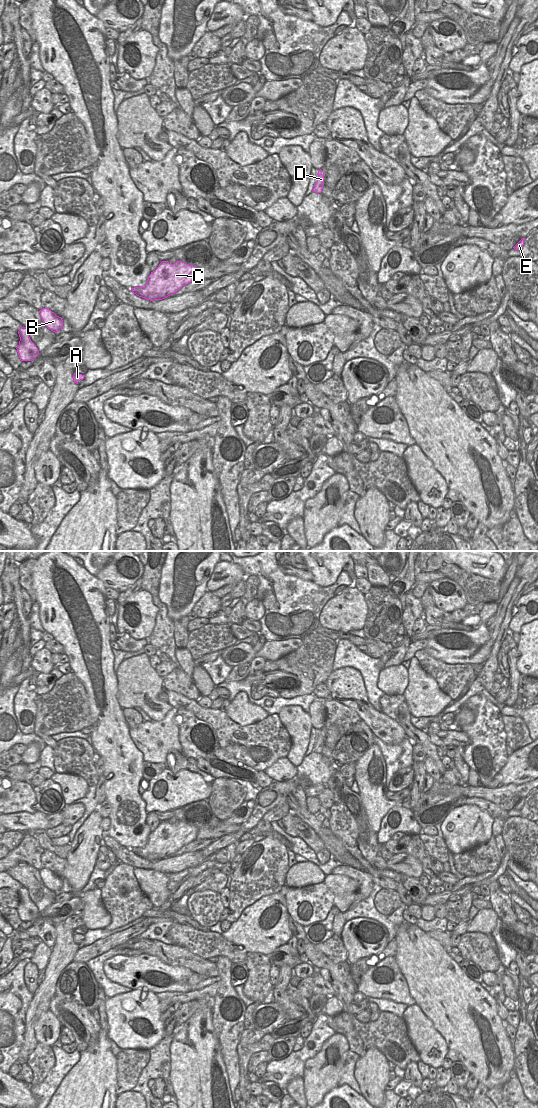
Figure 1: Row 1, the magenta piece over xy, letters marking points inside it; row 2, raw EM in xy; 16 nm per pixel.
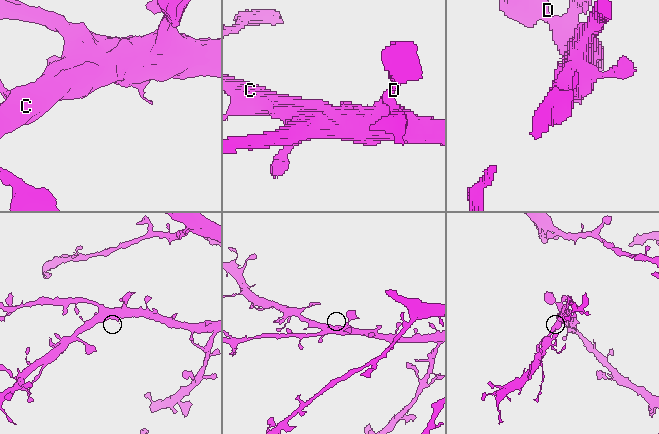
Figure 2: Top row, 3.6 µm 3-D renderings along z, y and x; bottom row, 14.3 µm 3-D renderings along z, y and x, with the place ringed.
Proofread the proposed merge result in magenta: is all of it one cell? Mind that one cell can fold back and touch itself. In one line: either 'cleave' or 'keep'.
keep

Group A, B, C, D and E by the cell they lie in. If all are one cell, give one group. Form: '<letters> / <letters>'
A B C D E

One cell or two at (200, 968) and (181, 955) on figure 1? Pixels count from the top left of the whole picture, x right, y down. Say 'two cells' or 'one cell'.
one cell

